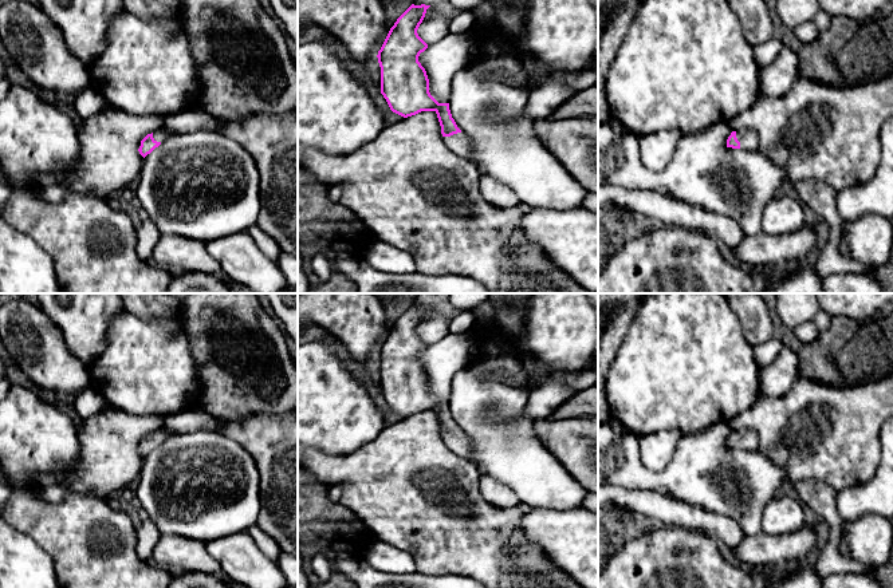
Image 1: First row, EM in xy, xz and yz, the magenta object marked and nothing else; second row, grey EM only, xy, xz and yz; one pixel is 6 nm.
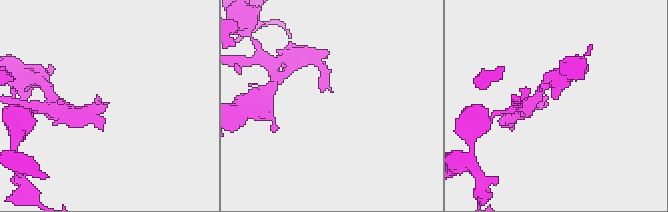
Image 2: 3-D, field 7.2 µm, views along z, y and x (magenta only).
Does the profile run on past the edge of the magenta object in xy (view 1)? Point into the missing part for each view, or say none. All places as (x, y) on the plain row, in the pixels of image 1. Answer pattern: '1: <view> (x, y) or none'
1: xy (162, 433)

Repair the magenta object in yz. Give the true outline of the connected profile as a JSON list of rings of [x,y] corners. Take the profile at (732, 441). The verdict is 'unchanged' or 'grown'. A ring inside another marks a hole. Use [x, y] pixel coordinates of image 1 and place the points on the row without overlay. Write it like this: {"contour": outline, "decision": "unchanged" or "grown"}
{"contour": [[[754,430],[732,431],[727,439],[727,447],[741,450],[756,450],[758,434]]], "decision": "grown"}

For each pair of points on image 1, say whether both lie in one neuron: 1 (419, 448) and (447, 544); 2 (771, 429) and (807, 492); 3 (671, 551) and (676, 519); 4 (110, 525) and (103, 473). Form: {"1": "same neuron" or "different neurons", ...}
{"1": "same neuron", "2": "different neurons", "3": "different neurons", "4": "different neurons"}

